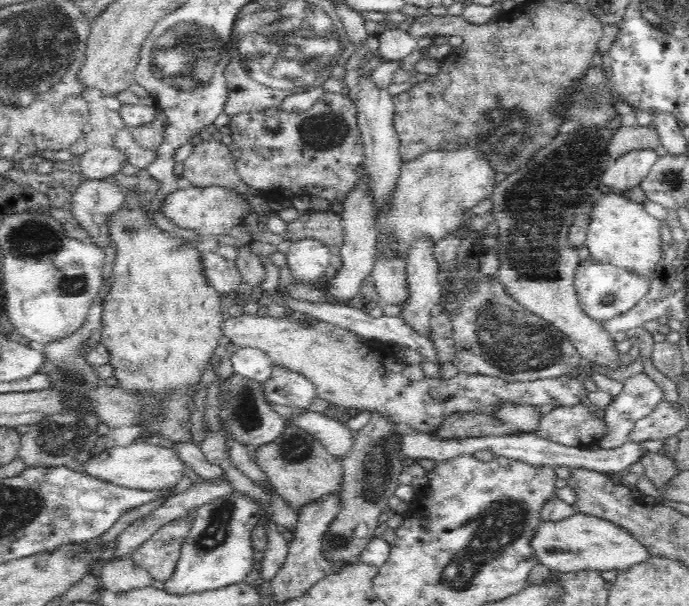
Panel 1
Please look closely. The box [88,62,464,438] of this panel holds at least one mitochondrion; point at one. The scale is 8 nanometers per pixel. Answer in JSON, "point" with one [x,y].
{"point":[327,131]}

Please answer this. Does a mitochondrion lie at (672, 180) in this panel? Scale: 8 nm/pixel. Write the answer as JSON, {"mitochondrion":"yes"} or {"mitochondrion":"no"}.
{"mitochondrion":"yes"}

